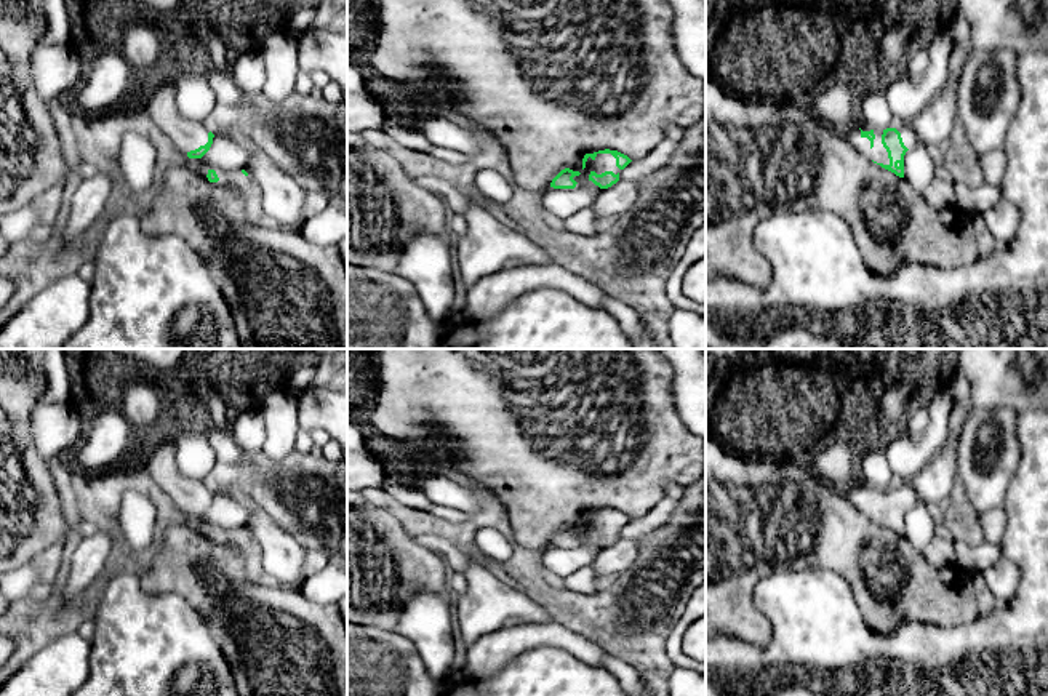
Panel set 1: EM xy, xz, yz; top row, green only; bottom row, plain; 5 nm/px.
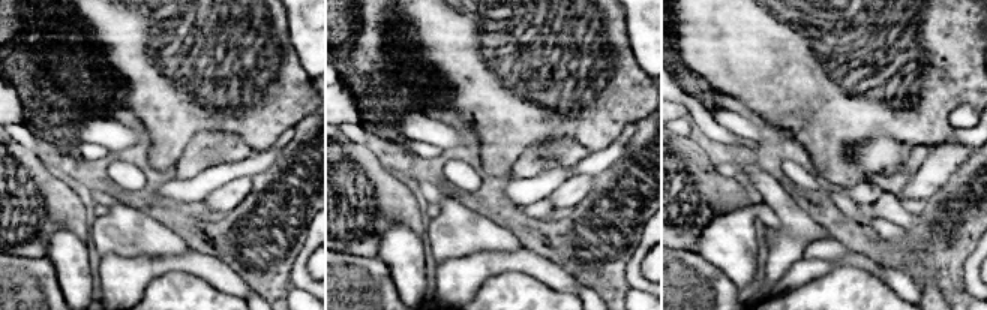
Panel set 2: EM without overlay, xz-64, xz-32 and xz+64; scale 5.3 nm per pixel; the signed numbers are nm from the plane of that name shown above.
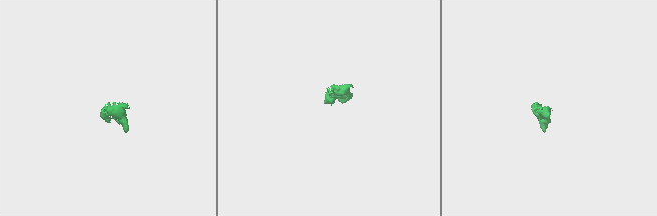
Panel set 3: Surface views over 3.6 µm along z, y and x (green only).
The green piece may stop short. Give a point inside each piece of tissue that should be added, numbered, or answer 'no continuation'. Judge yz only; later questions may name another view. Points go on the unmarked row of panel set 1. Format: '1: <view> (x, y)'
1: yz (908, 493)
2: yz (879, 512)

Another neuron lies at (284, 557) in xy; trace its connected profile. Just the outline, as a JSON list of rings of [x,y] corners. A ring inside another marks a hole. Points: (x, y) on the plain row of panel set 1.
[[[219,477],[208,482],[214,494],[222,494],[248,510],[250,518],[243,528],[261,546],[266,571],[282,586],[306,579],[302,574],[306,549],[246,494],[238,478]]]

